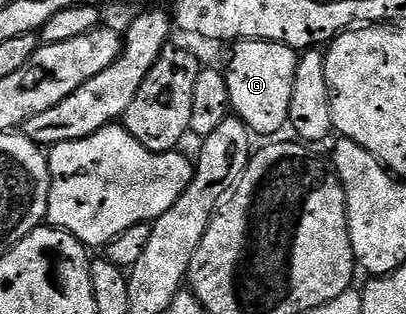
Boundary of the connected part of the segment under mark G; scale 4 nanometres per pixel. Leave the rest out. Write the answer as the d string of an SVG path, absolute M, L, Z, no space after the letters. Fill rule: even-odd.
M246 39L244 41L238 42L236 46L232 48L233 56L229 59L229 67L224 68L225 80L227 81L227 93L231 93L231 101L229 102L232 114L236 118L242 119L243 122L248 125L250 132L254 136L257 135L269 135L265 137L273 137L276 131L286 130L289 121L289 110L291 109L291 89L295 85L295 69L297 68L297 60L299 58L298 52L292 51L287 45L282 43L268 43L262 39Z

